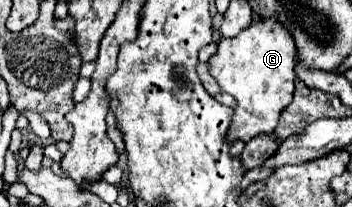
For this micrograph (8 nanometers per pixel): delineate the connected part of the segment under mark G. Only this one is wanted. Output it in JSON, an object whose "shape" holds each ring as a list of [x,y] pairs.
{"shape":[[[254,19],[234,39],[222,39],[218,53],[208,61],[210,75],[218,87],[236,99],[234,117],[226,141],[250,141],[256,135],[272,133],[280,111],[292,101],[296,45],[292,35],[276,19]]]}

